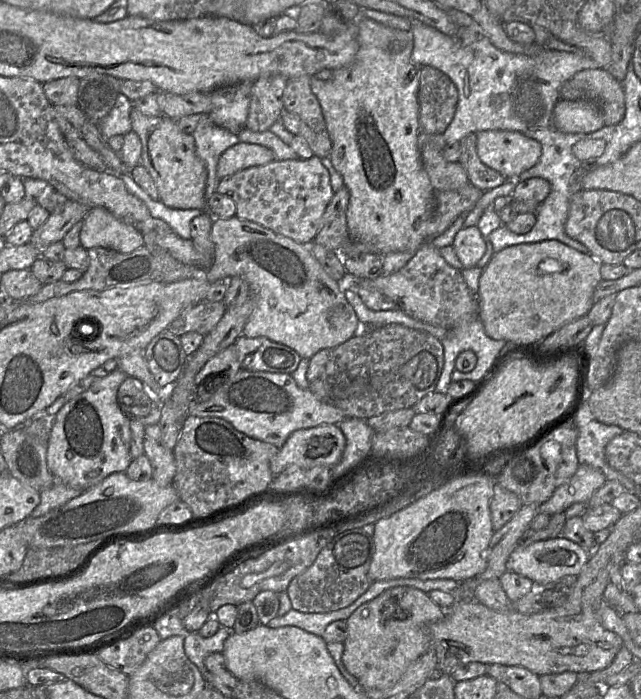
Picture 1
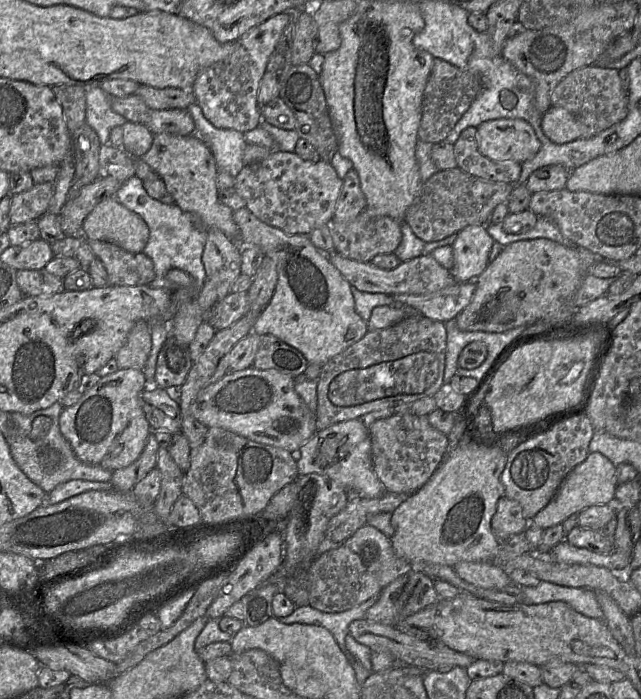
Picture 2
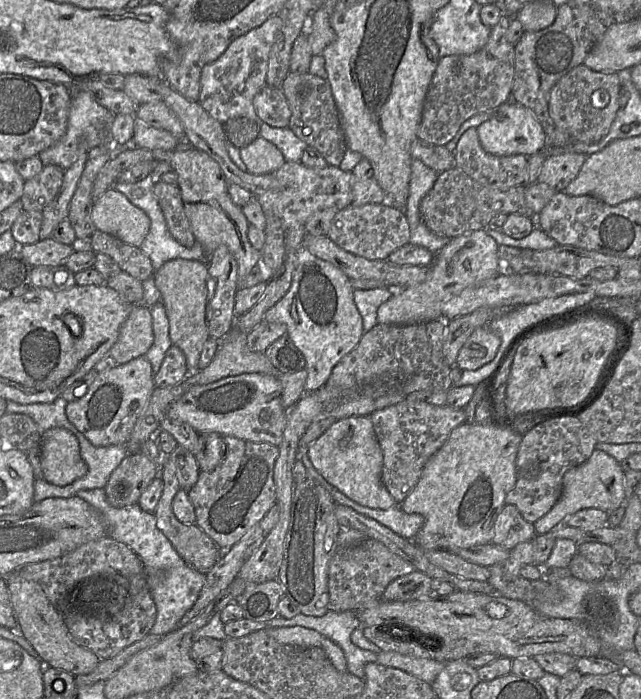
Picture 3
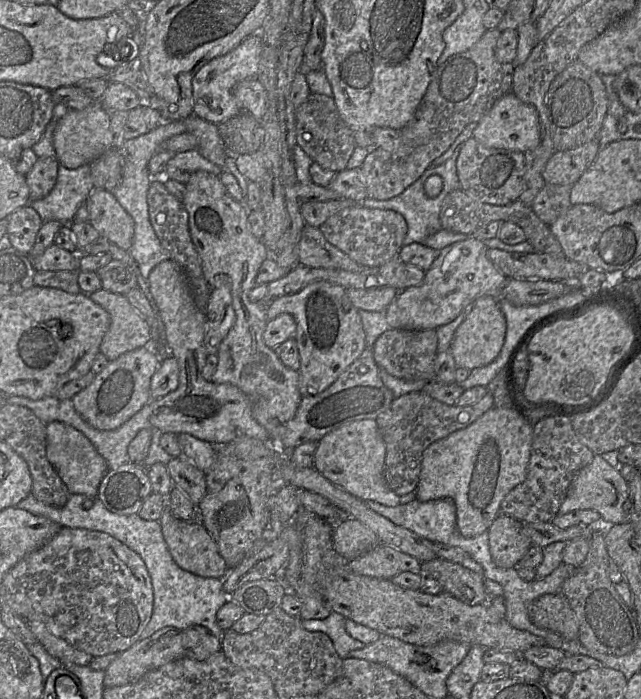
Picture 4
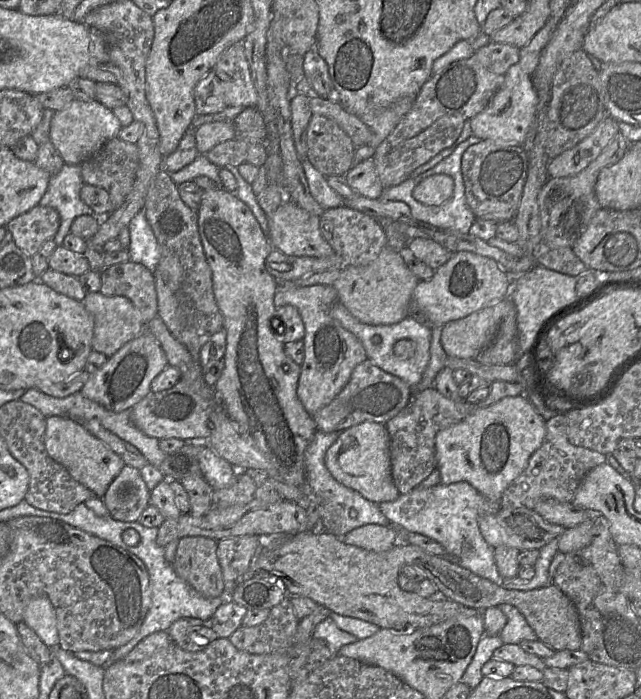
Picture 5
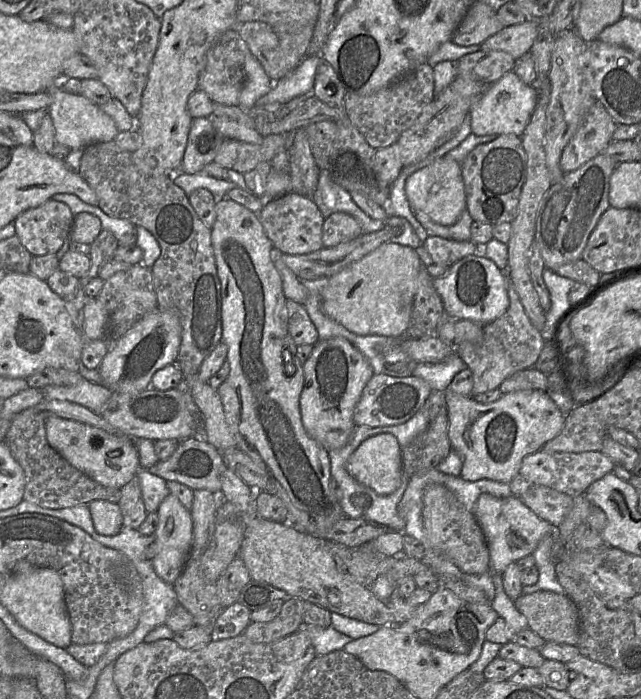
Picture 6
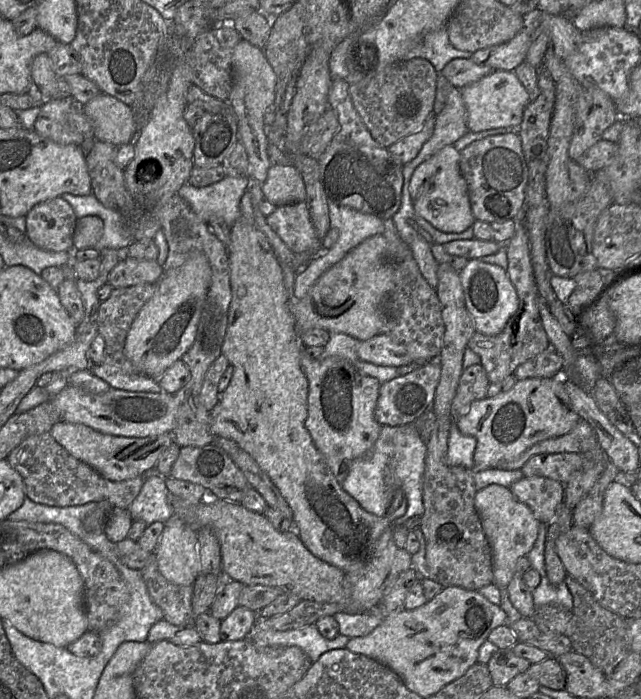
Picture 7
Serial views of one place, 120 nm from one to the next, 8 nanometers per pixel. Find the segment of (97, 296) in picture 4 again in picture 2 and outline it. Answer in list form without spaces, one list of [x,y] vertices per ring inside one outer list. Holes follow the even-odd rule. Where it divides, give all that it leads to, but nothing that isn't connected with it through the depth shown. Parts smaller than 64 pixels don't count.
[[[139,320],[128,333],[125,344],[116,353],[119,369],[142,369],[147,361],[151,349],[150,325],[145,320]]]

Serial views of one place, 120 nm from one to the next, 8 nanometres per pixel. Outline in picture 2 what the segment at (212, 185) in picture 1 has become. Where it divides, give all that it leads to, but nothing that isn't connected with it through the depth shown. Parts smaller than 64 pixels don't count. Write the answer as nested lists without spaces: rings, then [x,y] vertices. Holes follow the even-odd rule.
[[[197,104],[187,110],[194,119],[197,135],[211,150],[218,171],[225,171],[232,177],[236,177],[244,167],[243,155],[247,146],[244,132],[215,127],[206,119]]]

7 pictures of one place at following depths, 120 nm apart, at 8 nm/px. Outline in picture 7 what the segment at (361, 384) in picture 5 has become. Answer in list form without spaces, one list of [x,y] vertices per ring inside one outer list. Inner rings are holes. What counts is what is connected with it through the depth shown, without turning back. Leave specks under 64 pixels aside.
[[[431,360],[405,376],[380,384],[374,412],[376,421],[381,426],[402,426],[417,420],[428,408],[432,407],[440,375],[439,360]]]

